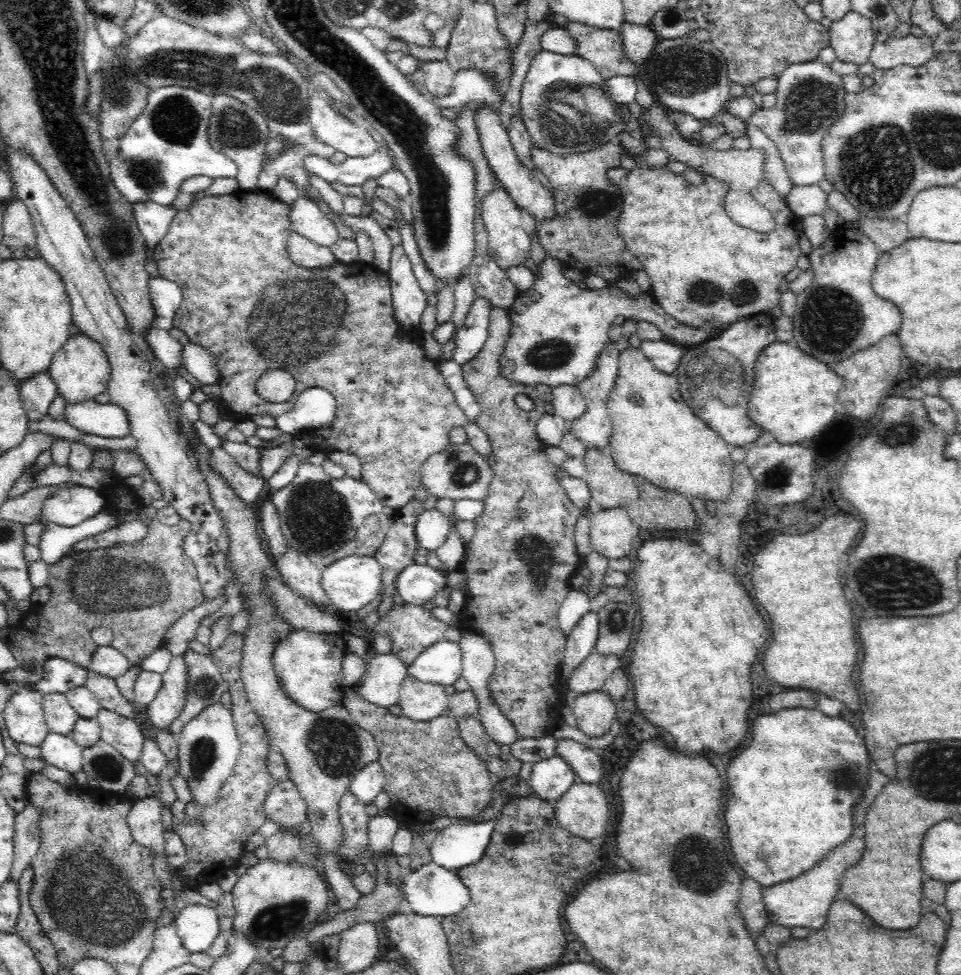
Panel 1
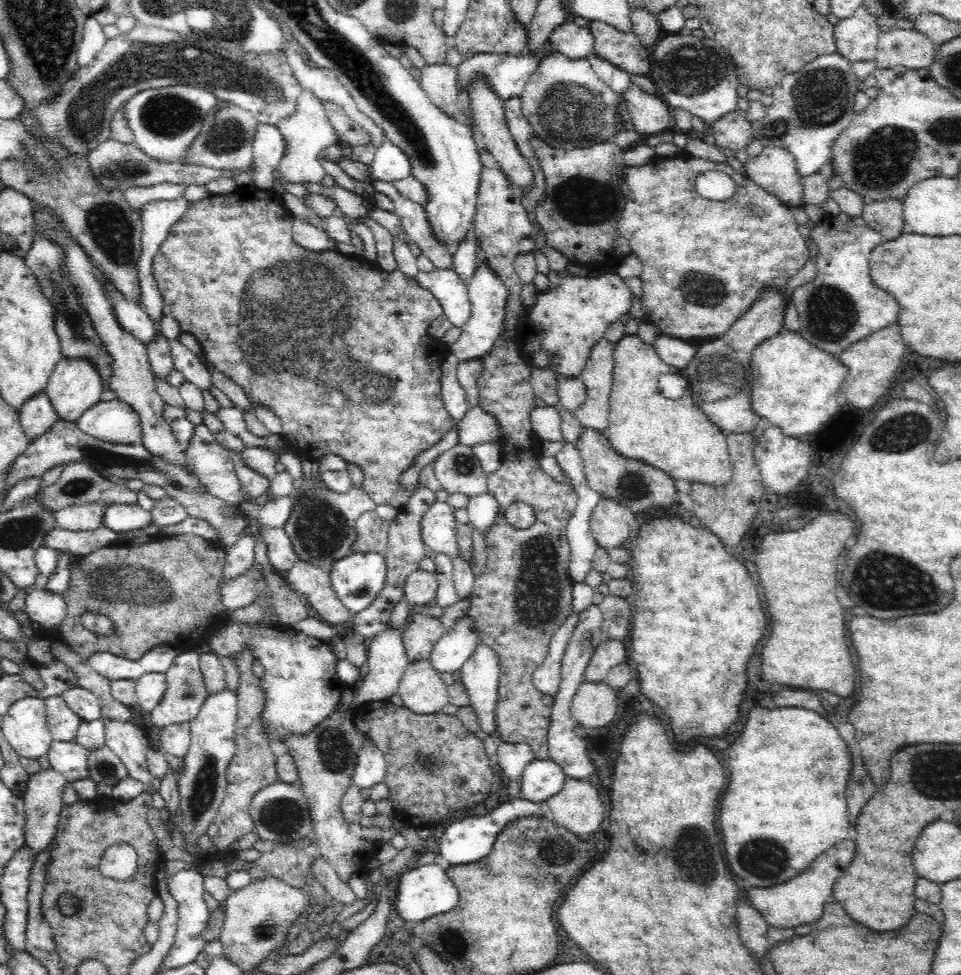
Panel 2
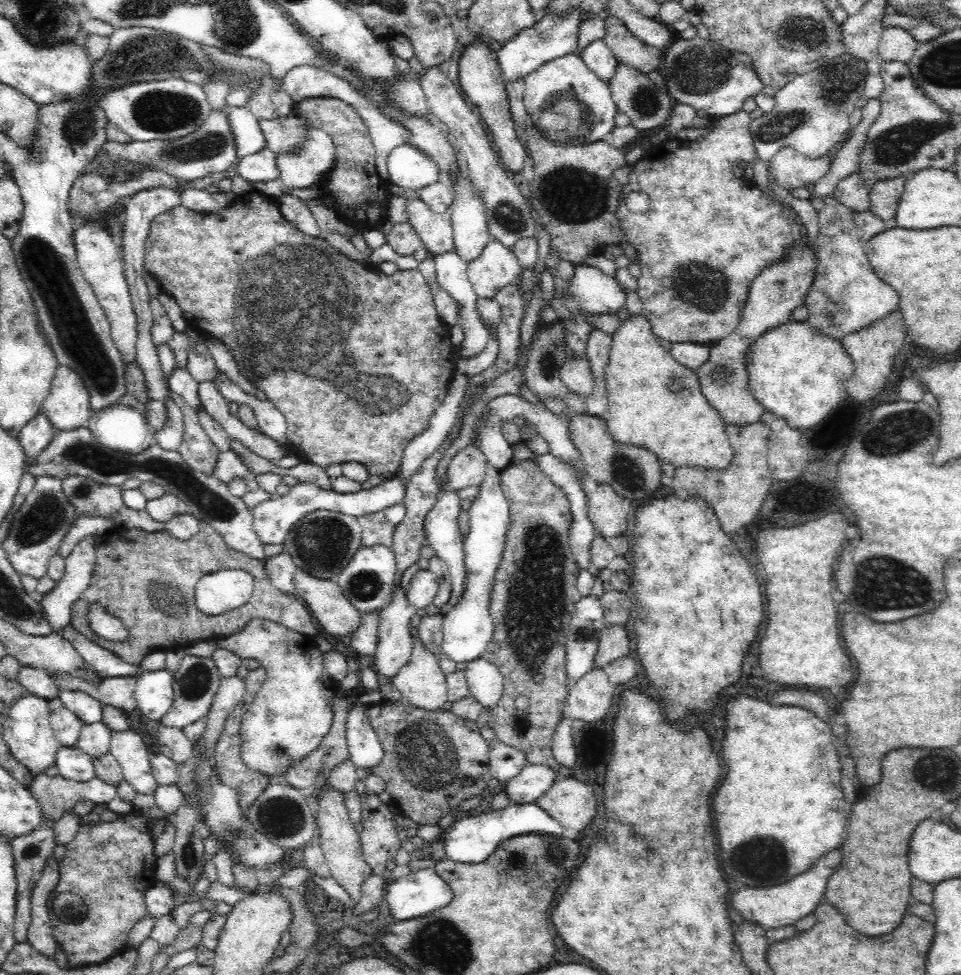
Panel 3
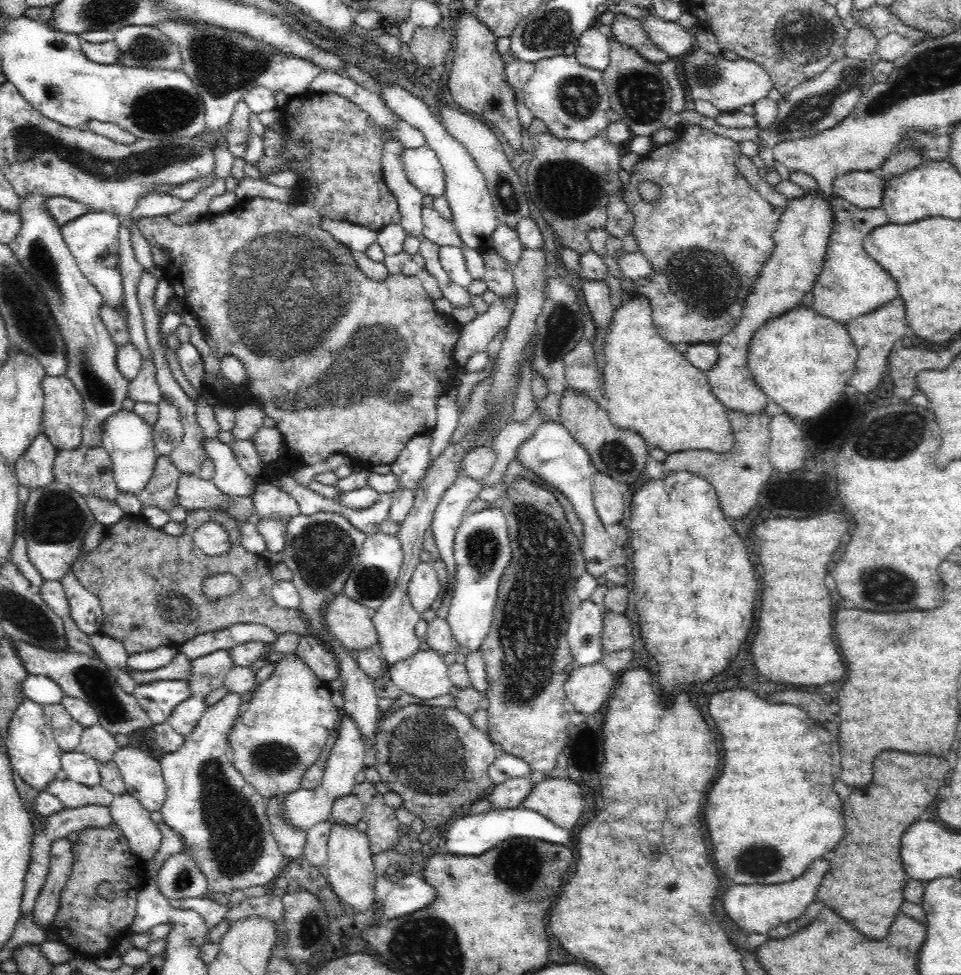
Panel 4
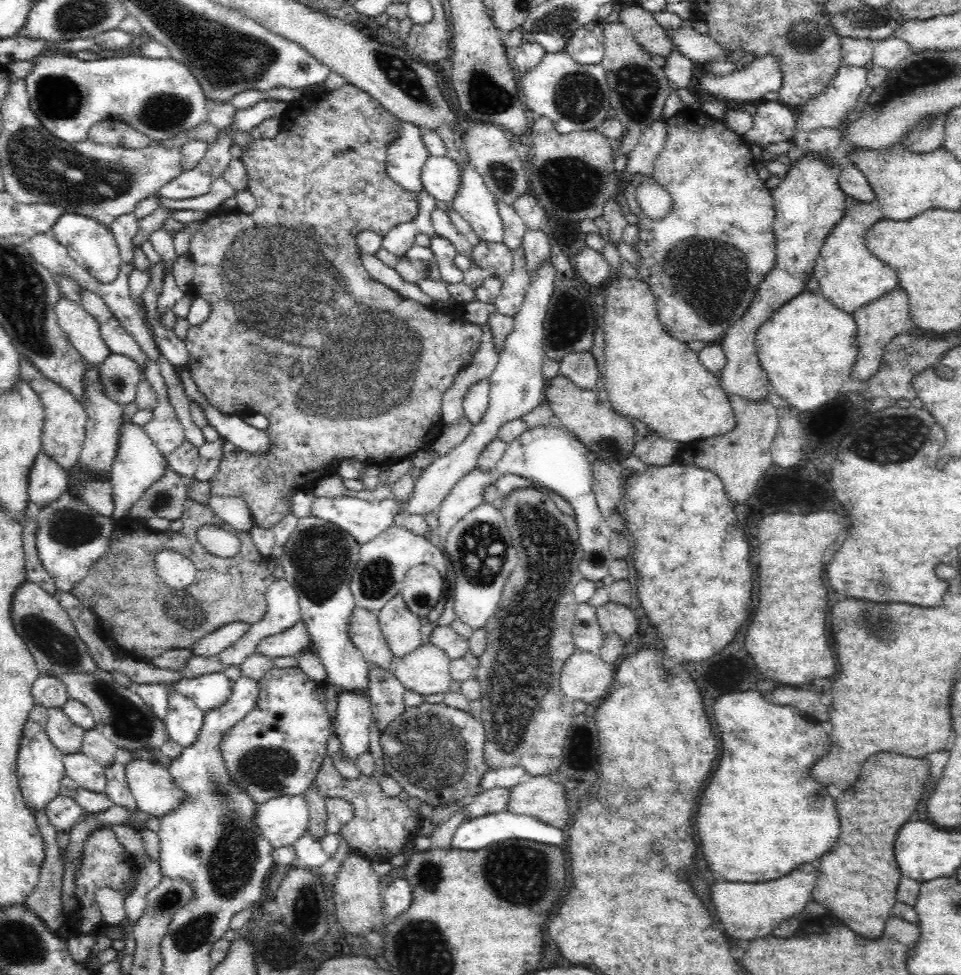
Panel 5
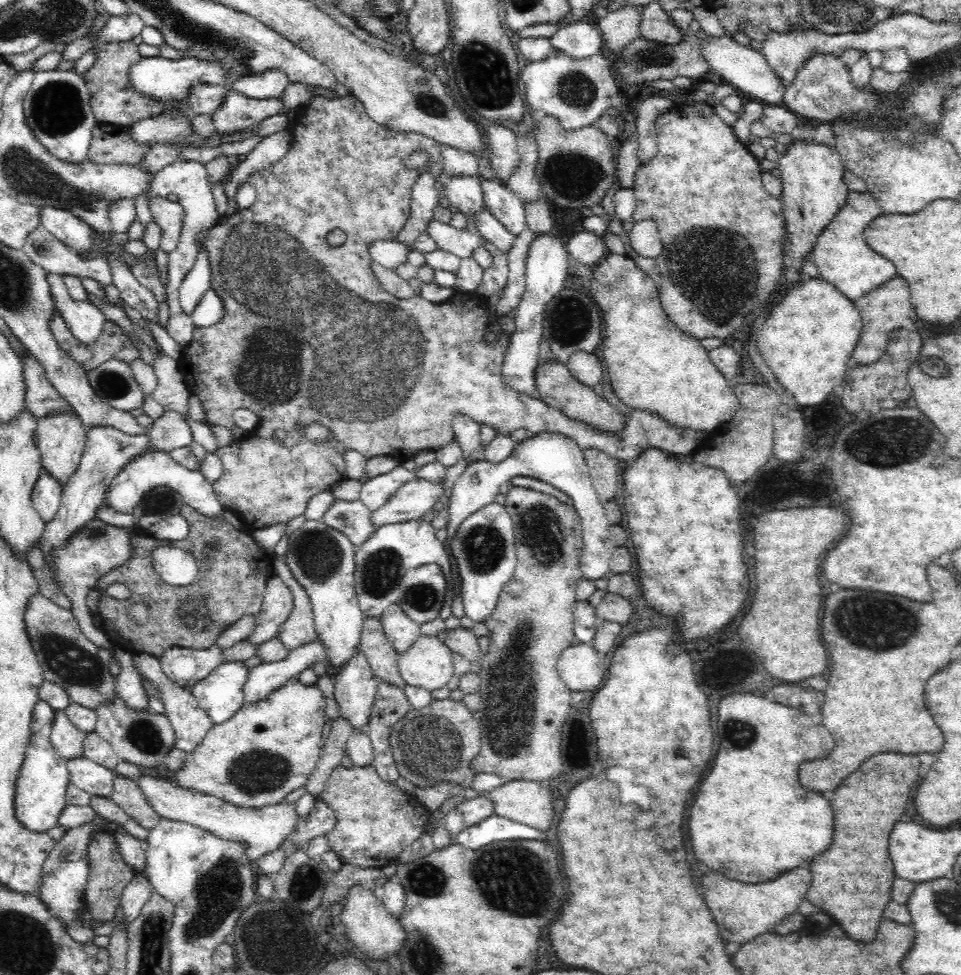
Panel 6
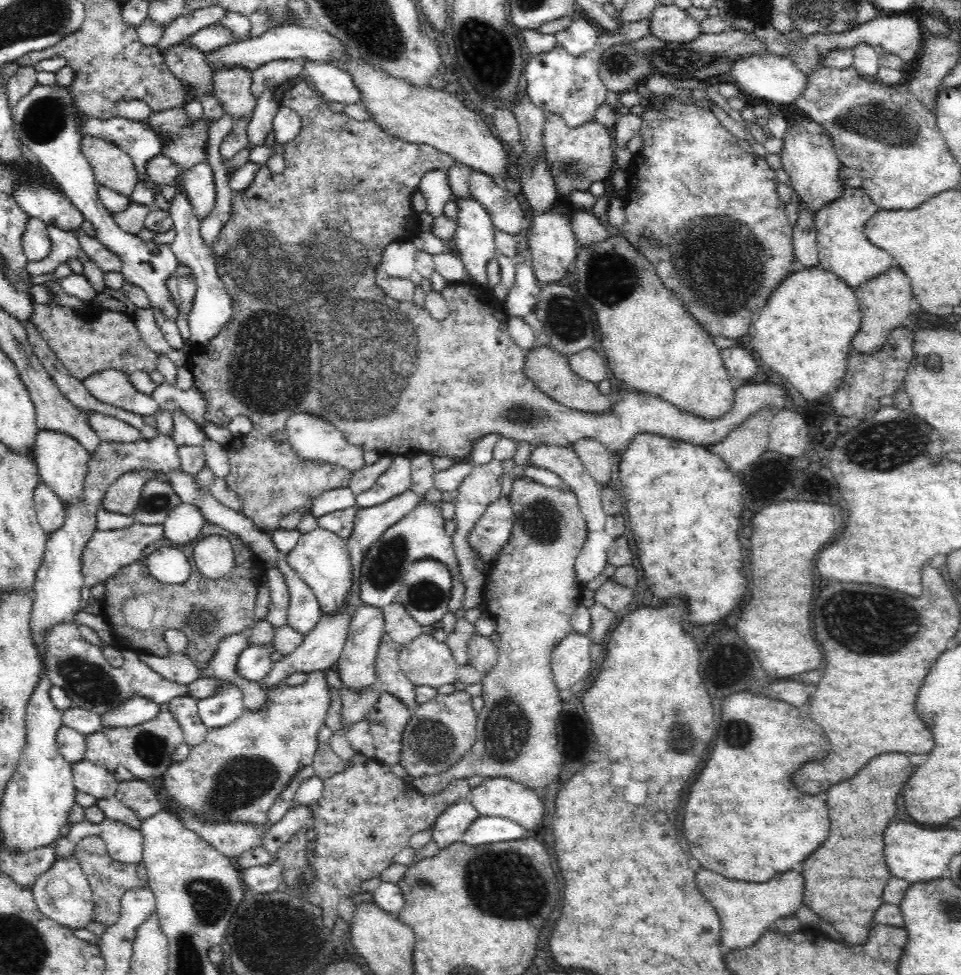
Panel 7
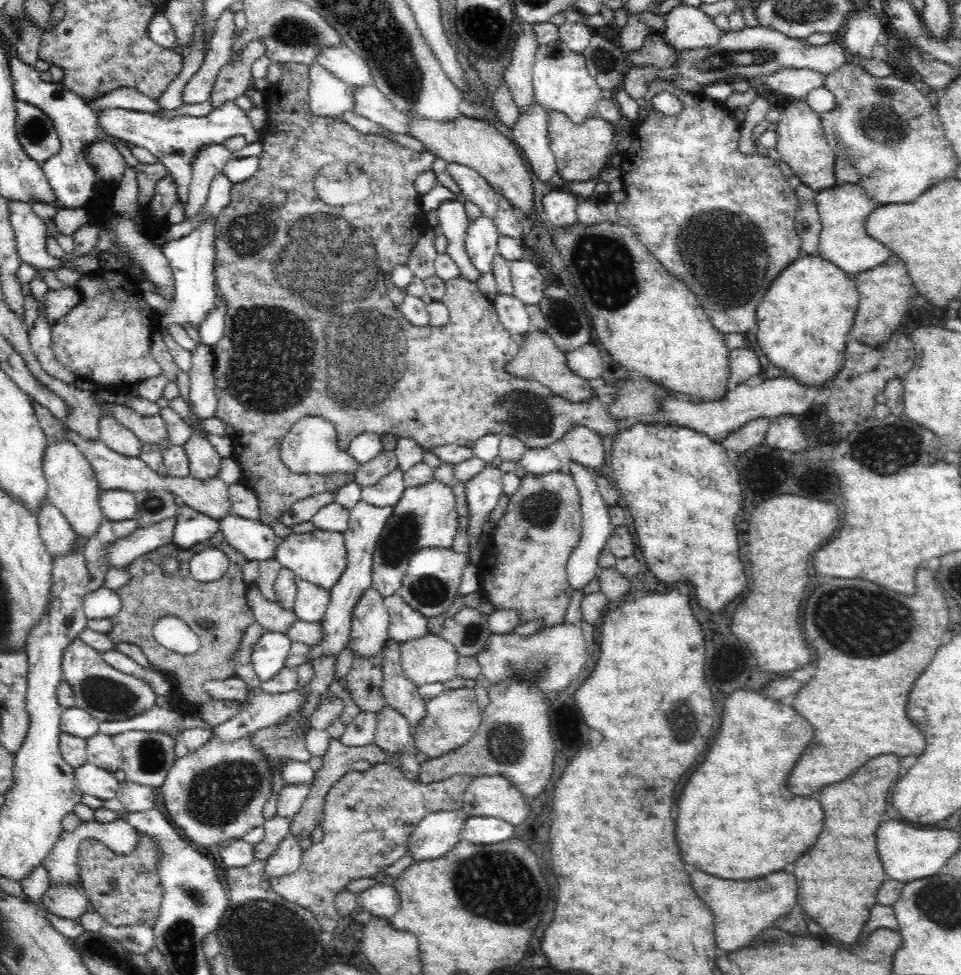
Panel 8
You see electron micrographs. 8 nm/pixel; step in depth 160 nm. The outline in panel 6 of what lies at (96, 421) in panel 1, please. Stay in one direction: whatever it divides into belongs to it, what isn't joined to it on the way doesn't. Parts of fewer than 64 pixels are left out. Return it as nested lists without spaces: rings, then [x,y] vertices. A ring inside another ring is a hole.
[[[164,451],[144,452],[140,456],[136,456],[134,460],[125,464],[115,477],[108,486],[105,505],[113,508],[117,513],[133,514],[134,507],[138,506],[148,492],[156,486],[166,486],[174,492],[178,492],[185,505],[194,508],[202,516],[214,517],[214,519],[223,517],[225,507],[218,501],[213,484],[208,483],[199,470],[184,468]]]

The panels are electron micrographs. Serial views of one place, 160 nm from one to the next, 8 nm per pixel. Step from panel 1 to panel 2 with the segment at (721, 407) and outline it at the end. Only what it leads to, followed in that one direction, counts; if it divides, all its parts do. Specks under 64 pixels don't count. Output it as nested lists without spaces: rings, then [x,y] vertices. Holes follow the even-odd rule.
[[[768,286],[759,293],[759,299],[751,304],[746,312],[716,340],[704,340],[696,348],[696,356],[686,368],[678,373],[689,384],[689,394],[698,407],[724,433],[724,436],[750,433],[758,426],[760,417],[751,406],[751,382],[749,373],[751,355],[763,340],[776,336],[783,330],[784,313],[792,303],[792,294],[786,294],[782,287]]]

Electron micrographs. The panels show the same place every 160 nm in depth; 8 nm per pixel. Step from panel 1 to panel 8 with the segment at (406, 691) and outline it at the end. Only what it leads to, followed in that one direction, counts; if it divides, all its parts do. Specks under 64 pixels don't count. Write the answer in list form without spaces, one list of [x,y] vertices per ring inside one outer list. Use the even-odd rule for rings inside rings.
[[[426,634],[399,643],[404,674],[418,686],[444,683],[457,676],[459,654],[452,643],[439,635]]]

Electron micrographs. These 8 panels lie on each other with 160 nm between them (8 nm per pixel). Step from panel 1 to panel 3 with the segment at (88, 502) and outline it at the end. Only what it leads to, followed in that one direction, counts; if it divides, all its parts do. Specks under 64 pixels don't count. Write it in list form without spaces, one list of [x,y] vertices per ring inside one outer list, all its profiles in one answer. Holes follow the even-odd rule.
[[[81,513],[70,527],[68,534],[61,540],[62,544],[60,544],[58,555],[66,560],[80,538],[84,538],[88,534],[100,534],[104,537],[108,530],[115,527],[115,521],[112,521],[112,519]]]

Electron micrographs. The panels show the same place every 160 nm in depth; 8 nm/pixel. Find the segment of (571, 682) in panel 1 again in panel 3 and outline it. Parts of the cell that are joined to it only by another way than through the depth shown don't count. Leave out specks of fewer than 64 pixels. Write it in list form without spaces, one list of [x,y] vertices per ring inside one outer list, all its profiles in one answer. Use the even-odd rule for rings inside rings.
[[[610,624],[603,630],[598,639],[594,666],[603,668],[613,660],[629,653],[630,639],[624,624]]]

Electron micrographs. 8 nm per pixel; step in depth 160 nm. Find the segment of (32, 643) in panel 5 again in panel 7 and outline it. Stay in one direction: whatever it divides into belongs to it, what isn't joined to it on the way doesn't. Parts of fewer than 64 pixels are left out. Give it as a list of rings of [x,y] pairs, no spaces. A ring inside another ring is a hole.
[[[60,624],[54,626],[46,634],[47,659],[45,660],[46,676],[53,685],[59,686],[70,697],[74,707],[85,708],[102,716],[128,700],[132,695],[140,695],[157,705],[169,702],[172,698],[189,696],[206,698],[221,691],[224,680],[215,676],[198,677],[192,684],[181,685],[166,679],[160,673],[154,672],[147,664],[142,663],[136,653],[125,651],[125,663],[120,668],[114,668],[103,655],[103,649],[92,644],[79,634],[77,626]]]

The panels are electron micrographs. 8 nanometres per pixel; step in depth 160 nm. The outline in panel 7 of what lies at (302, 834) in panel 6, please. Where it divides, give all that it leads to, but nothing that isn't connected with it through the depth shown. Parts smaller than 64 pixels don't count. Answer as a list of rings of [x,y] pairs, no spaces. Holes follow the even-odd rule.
[[[304,806],[292,807],[286,811],[286,814],[273,824],[268,834],[266,834],[262,847],[273,857],[277,857],[278,850],[283,848],[286,842],[289,842],[298,829],[306,824],[313,823],[311,809]]]

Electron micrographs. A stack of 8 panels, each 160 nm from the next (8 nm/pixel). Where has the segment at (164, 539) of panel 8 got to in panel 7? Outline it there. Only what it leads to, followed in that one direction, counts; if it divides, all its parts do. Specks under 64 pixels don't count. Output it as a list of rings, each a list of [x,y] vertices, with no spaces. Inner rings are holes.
[[[135,522],[132,526],[111,531],[93,532],[91,539],[85,546],[81,554],[81,574],[83,574],[83,584],[94,586],[98,582],[105,582],[113,577],[121,568],[132,564],[132,562],[142,561],[145,548],[152,543],[165,538],[163,524],[142,524]]]

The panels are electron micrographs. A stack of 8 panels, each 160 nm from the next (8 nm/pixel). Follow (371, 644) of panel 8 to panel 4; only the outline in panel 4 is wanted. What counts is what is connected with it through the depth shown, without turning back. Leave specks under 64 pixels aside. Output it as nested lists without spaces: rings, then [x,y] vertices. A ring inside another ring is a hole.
[[[343,711],[340,714],[339,722],[336,726],[338,733],[336,742],[331,750],[326,768],[323,770],[324,778],[315,789],[300,787],[294,792],[284,795],[284,800],[280,804],[280,817],[295,829],[306,832],[316,824],[322,823],[322,820],[329,818],[334,800],[342,796],[350,795],[352,786],[356,784],[356,774],[365,767],[364,757],[366,756],[366,740],[361,738],[357,724],[353,722],[351,716]]]

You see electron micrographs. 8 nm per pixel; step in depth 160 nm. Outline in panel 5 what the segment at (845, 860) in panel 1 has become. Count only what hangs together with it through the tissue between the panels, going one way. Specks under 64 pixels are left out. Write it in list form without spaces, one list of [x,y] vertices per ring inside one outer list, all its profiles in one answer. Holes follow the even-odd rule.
[[[804,864],[796,868],[796,872],[782,876],[780,880],[763,883],[740,883],[718,881],[710,886],[710,900],[716,908],[716,916],[722,922],[728,936],[736,940],[756,940],[770,935],[772,930],[778,930],[784,924],[784,918],[800,912],[816,886],[816,868]]]

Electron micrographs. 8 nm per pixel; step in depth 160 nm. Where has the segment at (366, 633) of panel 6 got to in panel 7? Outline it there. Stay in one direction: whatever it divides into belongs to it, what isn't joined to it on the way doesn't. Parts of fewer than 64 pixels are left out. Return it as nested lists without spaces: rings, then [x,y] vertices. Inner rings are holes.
[[[390,636],[381,638],[375,660],[377,685],[381,691],[394,696],[413,712],[420,706],[416,700],[416,685],[406,678],[400,668],[399,649],[400,646]]]

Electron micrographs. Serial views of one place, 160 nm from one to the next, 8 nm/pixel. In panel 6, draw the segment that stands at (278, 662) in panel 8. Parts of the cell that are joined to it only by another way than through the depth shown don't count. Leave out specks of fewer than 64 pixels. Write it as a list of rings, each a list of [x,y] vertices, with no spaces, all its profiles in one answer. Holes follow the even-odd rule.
[[[245,660],[224,662],[189,689],[212,724],[230,720],[244,706],[244,685],[251,667]]]

